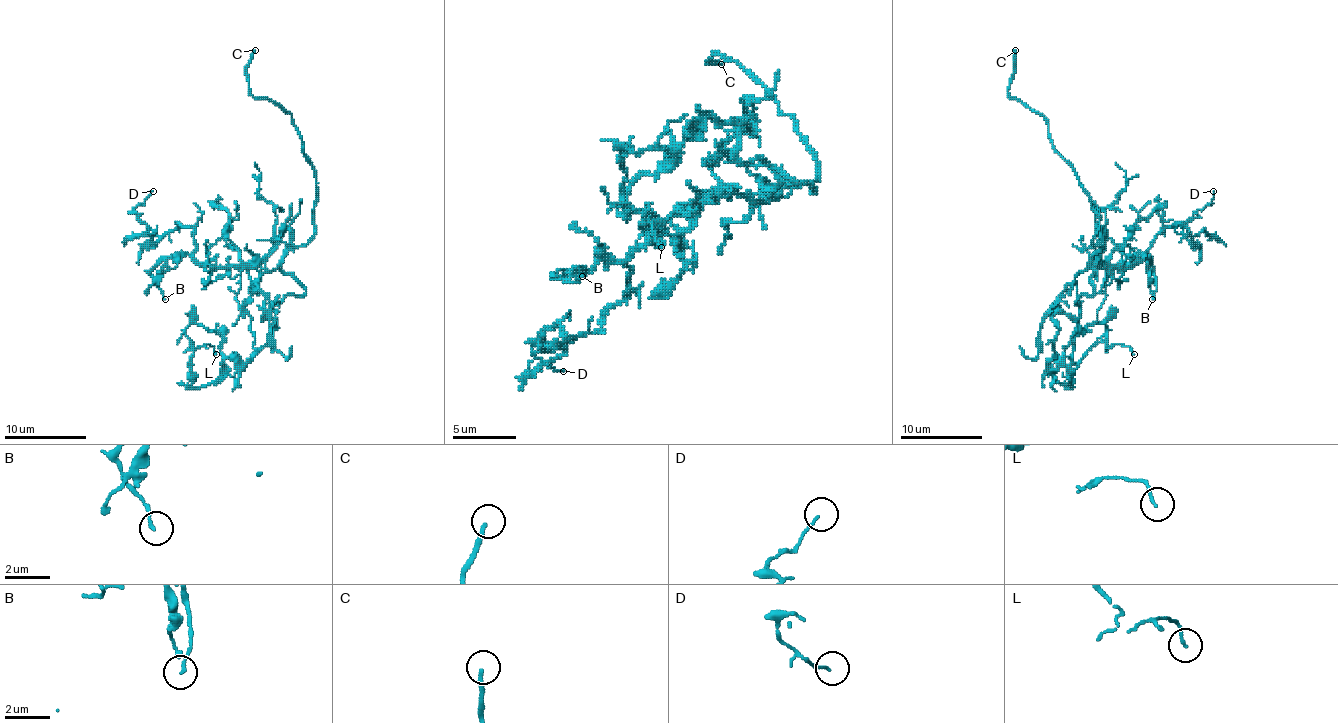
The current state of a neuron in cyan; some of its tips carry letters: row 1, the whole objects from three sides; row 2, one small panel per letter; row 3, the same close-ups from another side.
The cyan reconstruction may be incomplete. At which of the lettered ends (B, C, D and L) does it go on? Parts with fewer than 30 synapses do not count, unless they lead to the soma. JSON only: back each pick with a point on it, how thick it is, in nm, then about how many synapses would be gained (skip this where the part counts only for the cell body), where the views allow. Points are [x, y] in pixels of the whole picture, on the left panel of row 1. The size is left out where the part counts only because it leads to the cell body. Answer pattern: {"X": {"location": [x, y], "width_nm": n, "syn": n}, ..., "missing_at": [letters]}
{"C": {"location": [255, 50], "width_nm": 180}, "missing_at": ["C"]}

